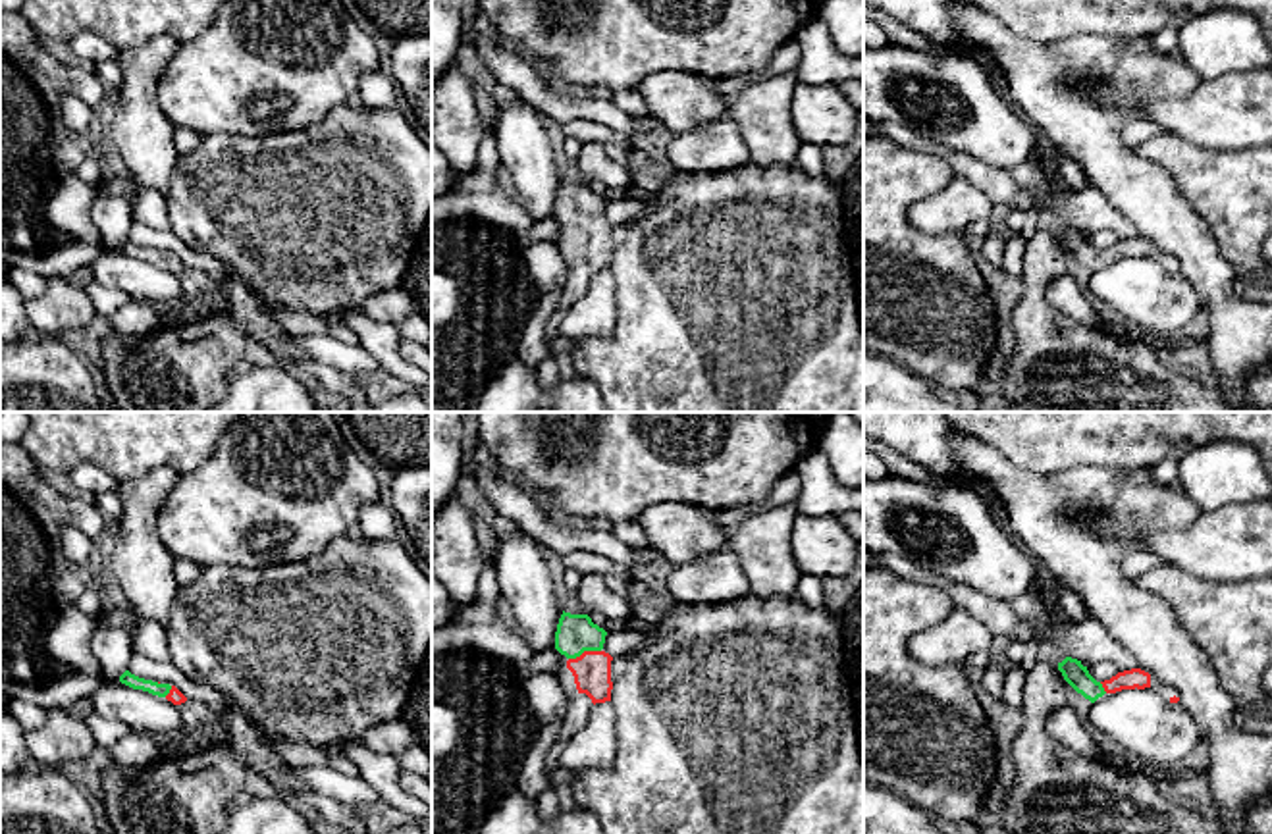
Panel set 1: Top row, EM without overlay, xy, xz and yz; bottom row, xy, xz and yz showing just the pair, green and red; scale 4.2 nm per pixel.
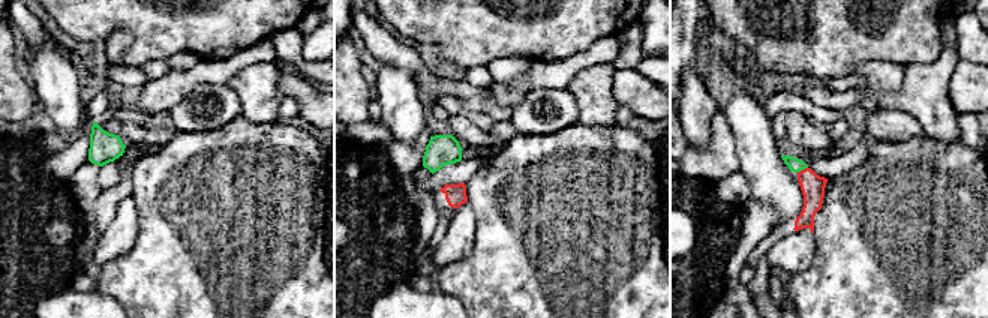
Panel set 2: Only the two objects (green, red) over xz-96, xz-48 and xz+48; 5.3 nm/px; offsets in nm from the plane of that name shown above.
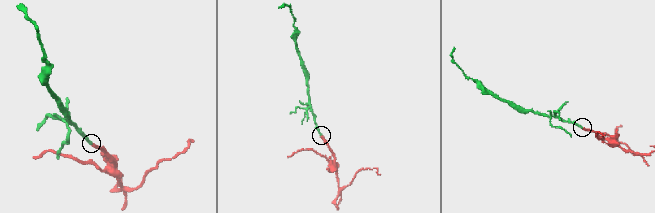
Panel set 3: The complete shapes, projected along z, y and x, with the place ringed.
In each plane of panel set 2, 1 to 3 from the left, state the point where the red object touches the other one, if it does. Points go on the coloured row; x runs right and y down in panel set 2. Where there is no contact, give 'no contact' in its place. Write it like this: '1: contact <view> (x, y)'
1: no contact
2: no contact
3: contact xz+48 (802, 168)

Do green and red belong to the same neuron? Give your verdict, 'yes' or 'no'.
yes

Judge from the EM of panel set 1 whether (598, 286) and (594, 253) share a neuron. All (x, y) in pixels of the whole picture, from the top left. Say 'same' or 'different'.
different

